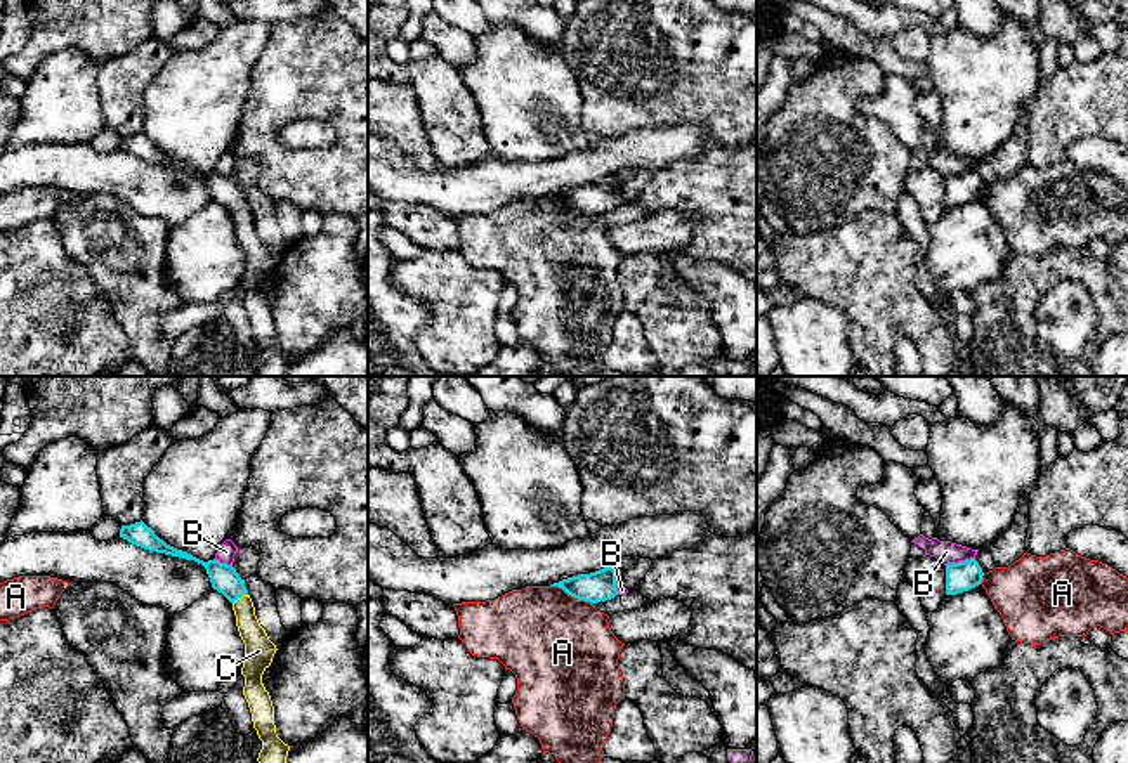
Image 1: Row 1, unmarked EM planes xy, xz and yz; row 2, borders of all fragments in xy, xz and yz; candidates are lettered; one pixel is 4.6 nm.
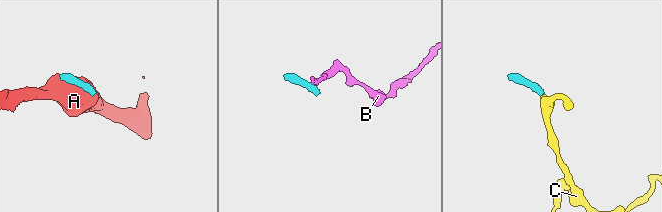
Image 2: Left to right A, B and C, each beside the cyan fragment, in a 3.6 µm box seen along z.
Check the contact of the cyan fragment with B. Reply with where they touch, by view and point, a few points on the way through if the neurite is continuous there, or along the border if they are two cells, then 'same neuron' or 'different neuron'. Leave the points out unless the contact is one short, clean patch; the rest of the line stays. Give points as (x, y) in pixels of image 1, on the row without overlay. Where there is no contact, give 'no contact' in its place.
xz (615, 191) | along xz (608, 177), (615, 182), (615, 200), (618, 205) | different neuron

